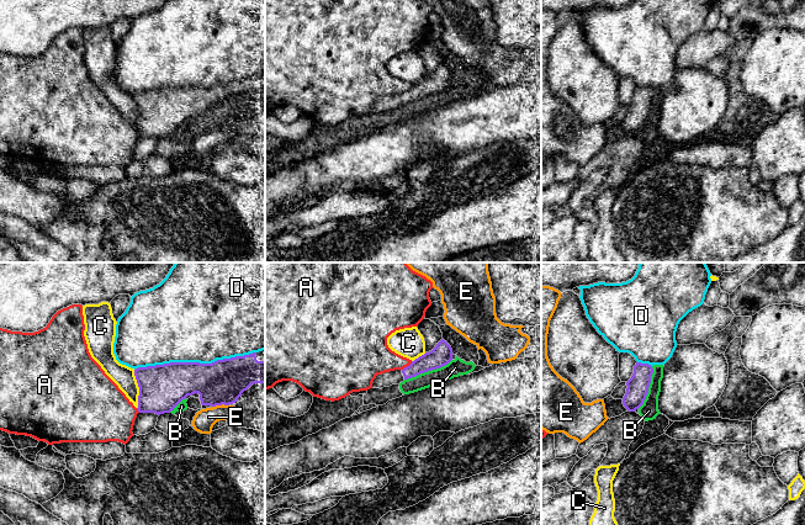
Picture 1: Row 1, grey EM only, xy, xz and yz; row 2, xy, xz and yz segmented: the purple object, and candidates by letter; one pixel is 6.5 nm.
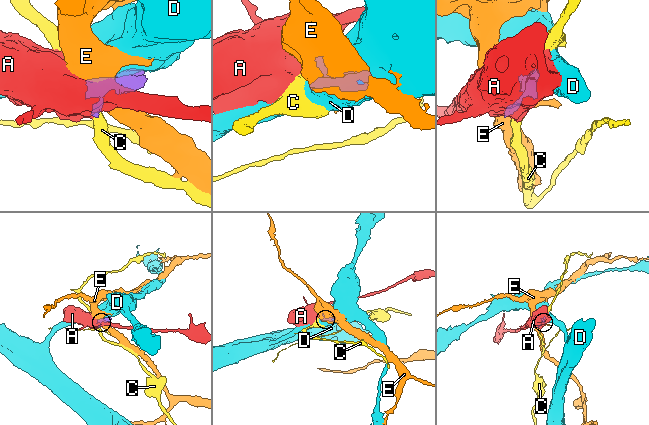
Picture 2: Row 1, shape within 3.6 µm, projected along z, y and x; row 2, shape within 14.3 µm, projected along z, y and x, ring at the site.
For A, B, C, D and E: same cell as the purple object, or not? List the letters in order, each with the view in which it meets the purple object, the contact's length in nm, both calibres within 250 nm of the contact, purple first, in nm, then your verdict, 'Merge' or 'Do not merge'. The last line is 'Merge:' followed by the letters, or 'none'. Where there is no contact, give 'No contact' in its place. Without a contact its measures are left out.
A: Touches purple in xz. Shared border 90 nm. Thickness 140 nm (purple) against 260 nm. Do not merge
B: Touches purple in xz. Shared border 340 nm. Thickness 140 nm (purple) against 110 nm. Merge
C: Touches purple in xy. Shared border 260 nm. Thickness 300 nm (purple) against 140 nm. Do not merge
D: Touches purple in xy. Shared border 800 nm. Thickness 280 nm (purple) against 500 nm. Do not merge
E: Touches purple in xy. Shared border 110 nm. Thickness 280 nm (purple) against 140 nm. Do not merge
Merge: B

